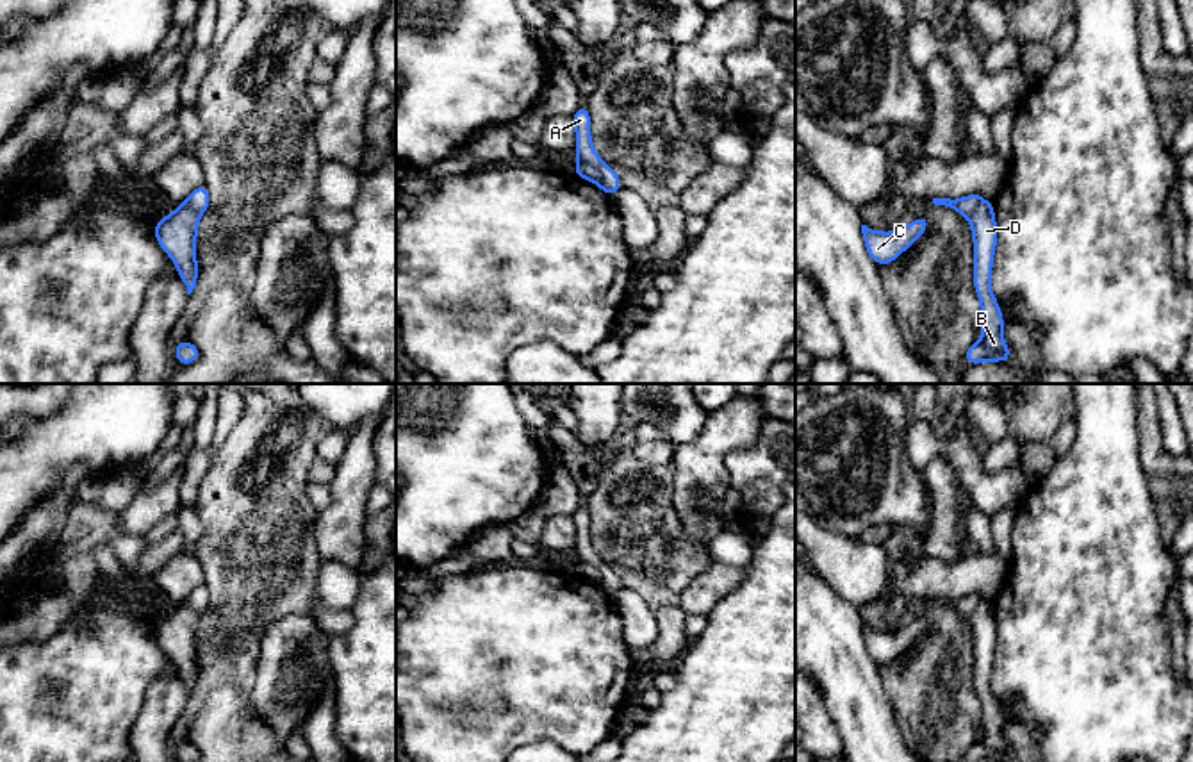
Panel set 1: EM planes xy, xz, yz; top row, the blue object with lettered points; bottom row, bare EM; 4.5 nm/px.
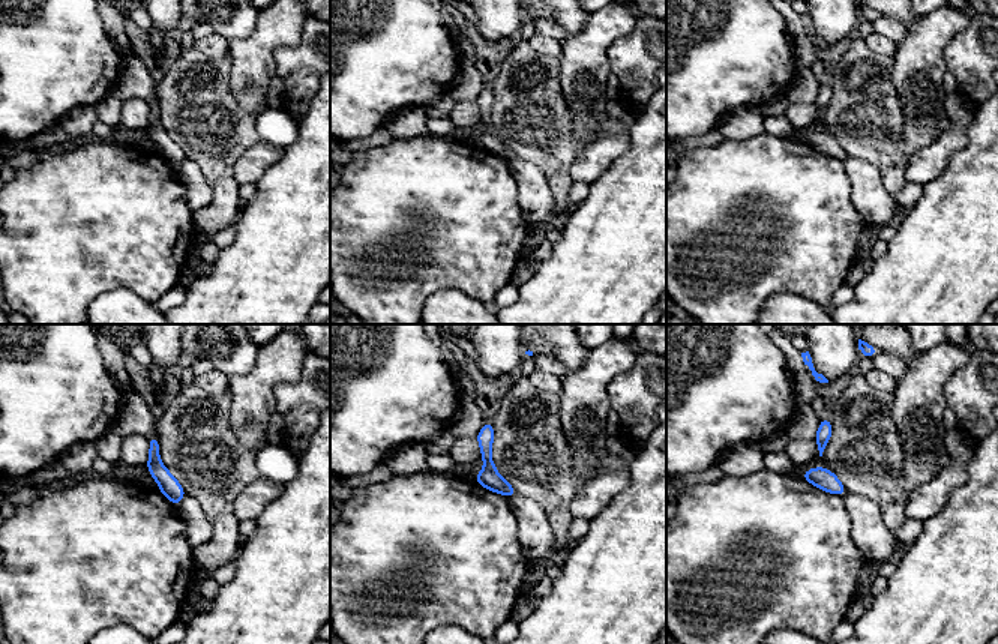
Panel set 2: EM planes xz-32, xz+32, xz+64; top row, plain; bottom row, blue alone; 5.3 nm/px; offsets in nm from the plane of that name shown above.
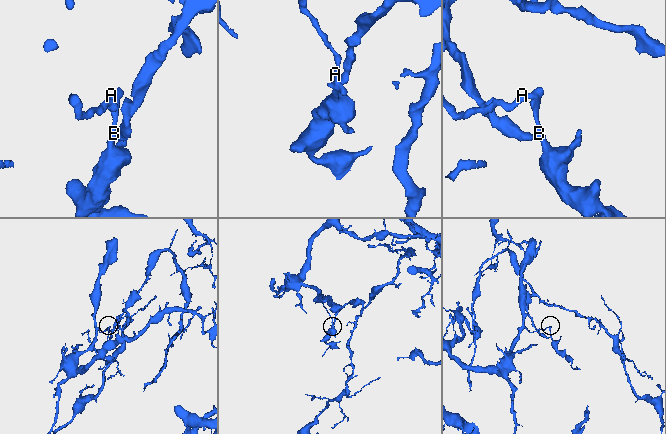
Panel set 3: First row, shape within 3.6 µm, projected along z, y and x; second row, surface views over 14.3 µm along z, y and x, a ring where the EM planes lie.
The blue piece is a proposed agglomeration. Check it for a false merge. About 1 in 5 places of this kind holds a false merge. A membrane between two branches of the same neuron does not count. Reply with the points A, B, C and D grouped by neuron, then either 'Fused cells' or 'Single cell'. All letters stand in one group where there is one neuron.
Groups: A C / B D. Fused cells

